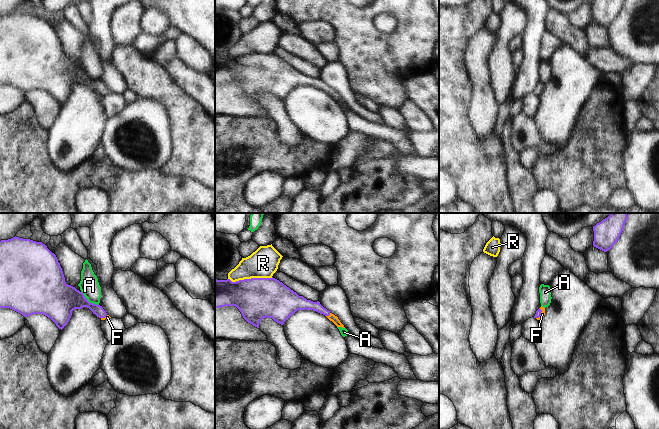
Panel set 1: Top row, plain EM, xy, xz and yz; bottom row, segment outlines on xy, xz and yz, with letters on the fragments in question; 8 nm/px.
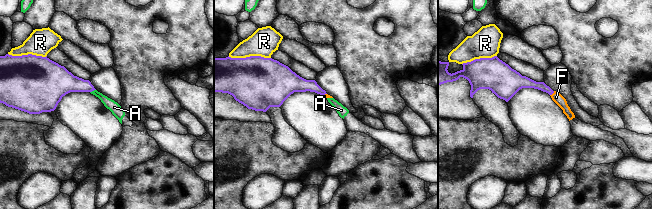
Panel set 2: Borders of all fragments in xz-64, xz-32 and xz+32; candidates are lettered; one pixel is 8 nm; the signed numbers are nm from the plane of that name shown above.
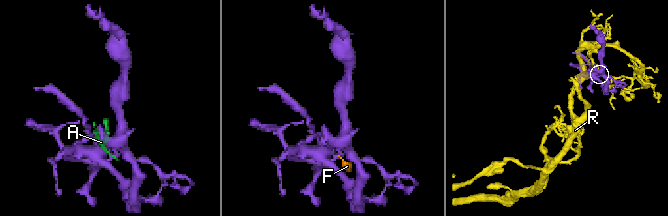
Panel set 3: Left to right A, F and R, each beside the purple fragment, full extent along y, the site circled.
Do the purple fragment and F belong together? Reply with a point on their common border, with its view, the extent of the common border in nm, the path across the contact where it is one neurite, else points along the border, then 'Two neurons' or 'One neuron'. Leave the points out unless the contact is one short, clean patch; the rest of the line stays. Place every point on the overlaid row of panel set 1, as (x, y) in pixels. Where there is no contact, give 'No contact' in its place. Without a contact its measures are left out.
Touches purple at xz (328, 315). Shared border 50 nm. Path across: xz (300, 303), (316, 306), (328, 315), (331, 317). One neuron

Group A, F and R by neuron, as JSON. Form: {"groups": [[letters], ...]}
{"groups": [["A"], ["F"], ["R"]]}

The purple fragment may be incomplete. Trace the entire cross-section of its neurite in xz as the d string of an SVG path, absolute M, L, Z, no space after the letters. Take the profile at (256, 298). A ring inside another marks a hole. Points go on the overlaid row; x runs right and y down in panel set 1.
M251 278L232 282L230 279L215 279L215 309L225 306L235 306L241 312L243 318L253 326L259 328L263 318L272 318L283 325L298 310L313 310L325 315L337 327L345 328L337 316L324 308L319 301L313 302L284 285L275 278Z

